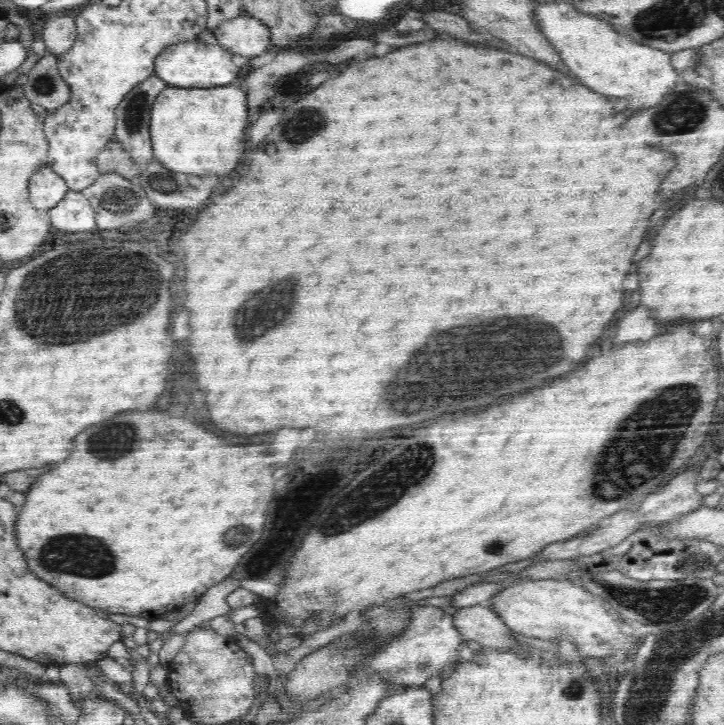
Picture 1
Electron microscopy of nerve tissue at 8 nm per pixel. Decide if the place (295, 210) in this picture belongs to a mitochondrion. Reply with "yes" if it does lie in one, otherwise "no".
no

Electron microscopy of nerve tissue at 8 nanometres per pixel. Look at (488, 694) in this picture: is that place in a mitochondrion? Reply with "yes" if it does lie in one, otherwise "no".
no

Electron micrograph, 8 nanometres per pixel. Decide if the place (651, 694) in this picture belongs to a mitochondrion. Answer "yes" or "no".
yes

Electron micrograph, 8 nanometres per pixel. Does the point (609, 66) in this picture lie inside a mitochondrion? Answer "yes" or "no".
no

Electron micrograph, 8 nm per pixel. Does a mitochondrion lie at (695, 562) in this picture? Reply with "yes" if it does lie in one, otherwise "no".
yes

